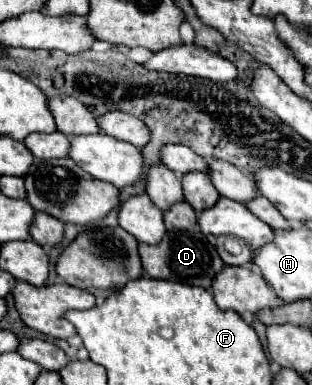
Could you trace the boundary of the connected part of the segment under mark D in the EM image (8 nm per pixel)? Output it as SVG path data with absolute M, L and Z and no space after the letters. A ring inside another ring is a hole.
M199 229L191 231L169 231L165 241L159 245L139 245L139 255L143 261L143 269L147 277L179 281L185 285L197 285L203 289L211 289L217 273L223 271L225 263L221 261L217 249L207 241L207 237Z

